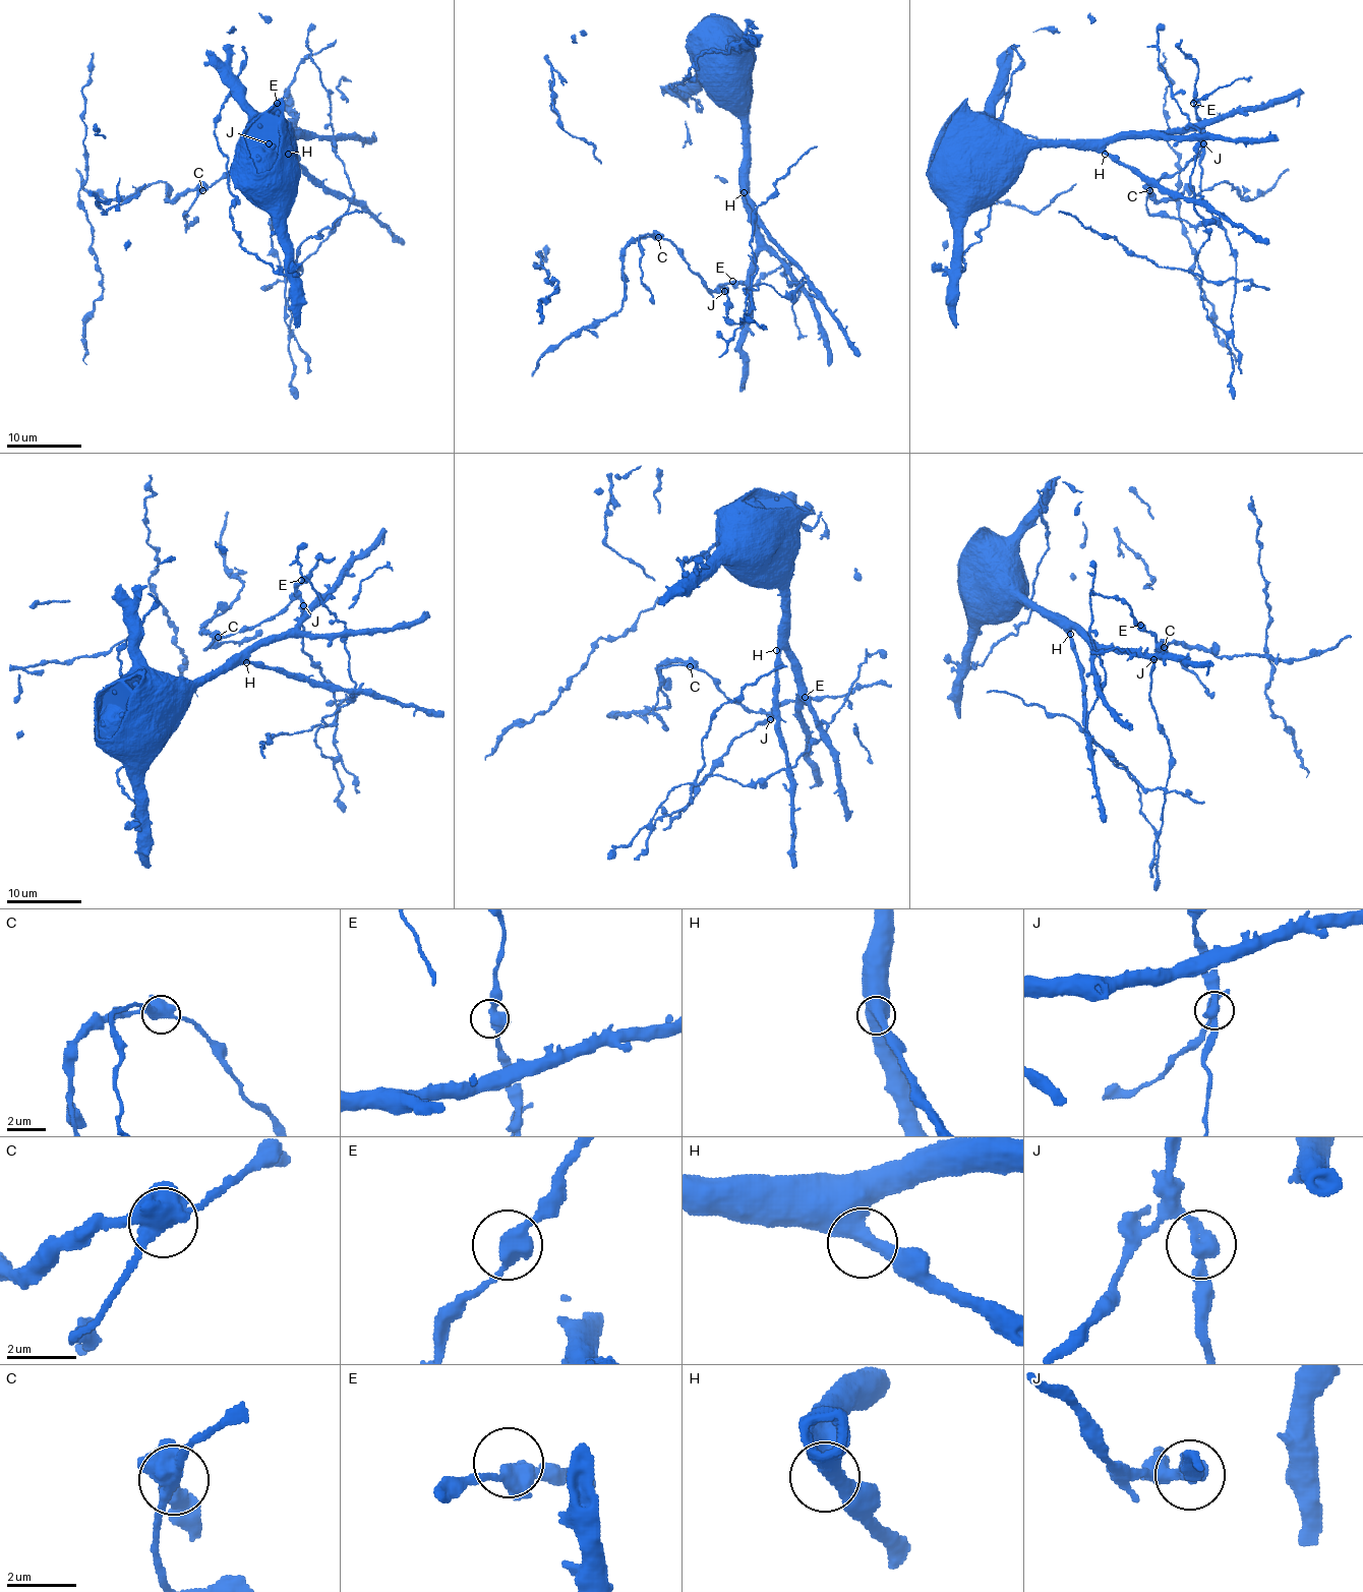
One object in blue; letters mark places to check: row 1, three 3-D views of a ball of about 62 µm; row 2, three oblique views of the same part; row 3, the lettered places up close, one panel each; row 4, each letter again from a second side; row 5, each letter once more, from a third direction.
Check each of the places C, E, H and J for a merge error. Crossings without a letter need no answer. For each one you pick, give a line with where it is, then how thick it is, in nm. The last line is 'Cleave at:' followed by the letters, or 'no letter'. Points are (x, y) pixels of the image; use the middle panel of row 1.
C: Place: (658, 237). Thickness 480 nm
J: Place: (724, 291). Thickness 380 nm
Cleave at: C, J

